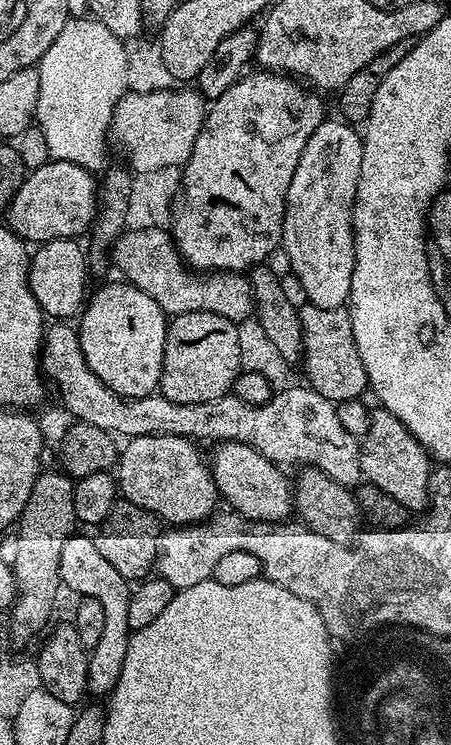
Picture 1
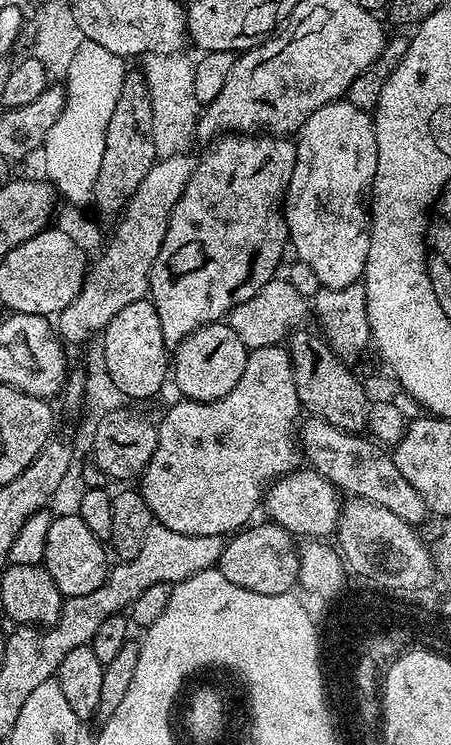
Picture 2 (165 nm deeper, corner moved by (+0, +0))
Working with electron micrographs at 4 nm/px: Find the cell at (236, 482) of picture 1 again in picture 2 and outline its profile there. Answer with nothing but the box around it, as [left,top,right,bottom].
[266,470,341,538]

